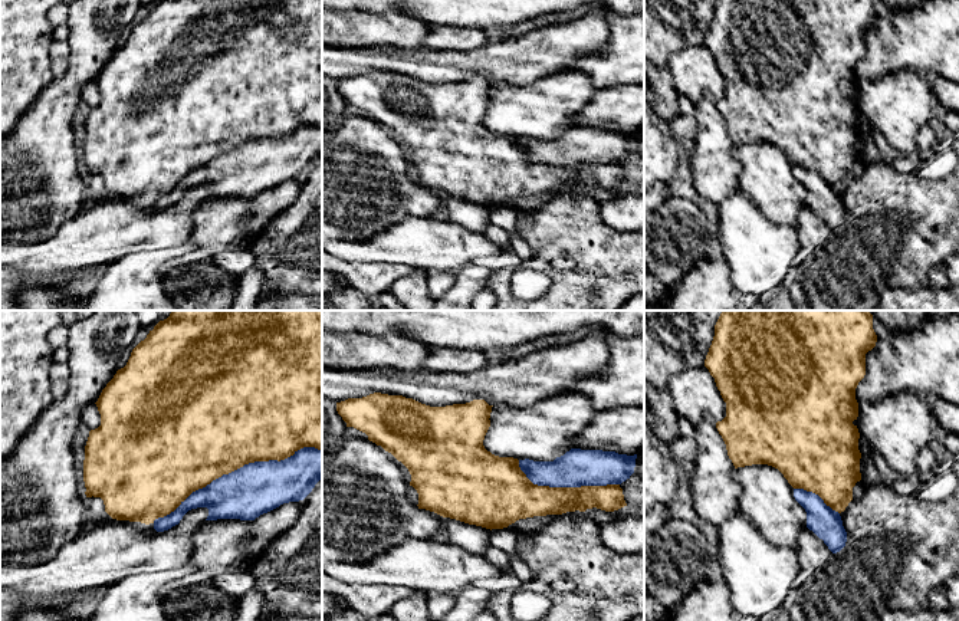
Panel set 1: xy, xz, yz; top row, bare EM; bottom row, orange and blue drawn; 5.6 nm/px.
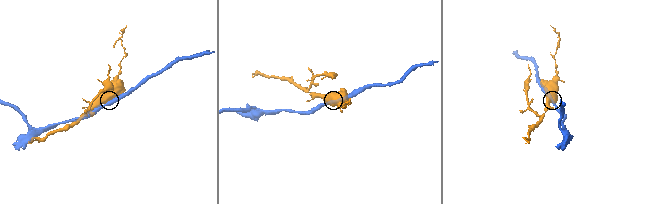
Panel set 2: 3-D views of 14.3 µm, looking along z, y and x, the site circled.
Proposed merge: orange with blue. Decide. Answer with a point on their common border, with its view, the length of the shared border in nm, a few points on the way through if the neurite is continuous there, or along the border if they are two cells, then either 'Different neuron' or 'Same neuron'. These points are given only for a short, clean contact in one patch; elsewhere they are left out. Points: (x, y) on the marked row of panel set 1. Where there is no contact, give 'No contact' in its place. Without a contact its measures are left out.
Touches orange at xy (236, 469). Shared border 1050 nm. Different neuron

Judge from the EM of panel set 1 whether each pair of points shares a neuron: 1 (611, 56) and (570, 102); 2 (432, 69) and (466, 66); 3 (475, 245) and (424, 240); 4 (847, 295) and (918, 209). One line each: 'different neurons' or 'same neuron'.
1: different neurons
2: same neuron
3: same neuron
4: same neuron

